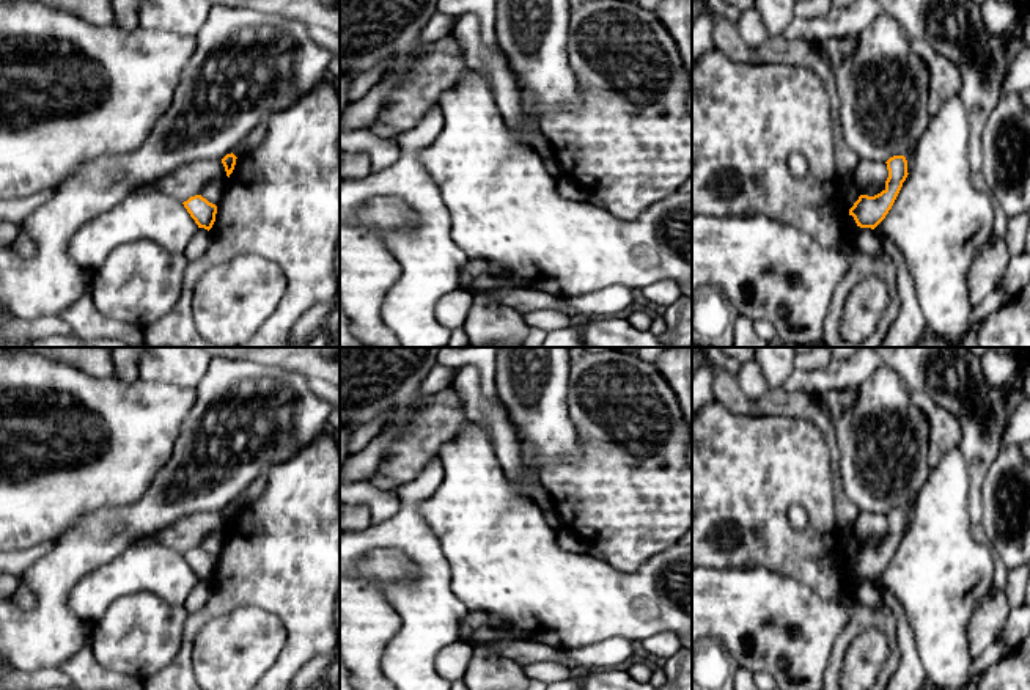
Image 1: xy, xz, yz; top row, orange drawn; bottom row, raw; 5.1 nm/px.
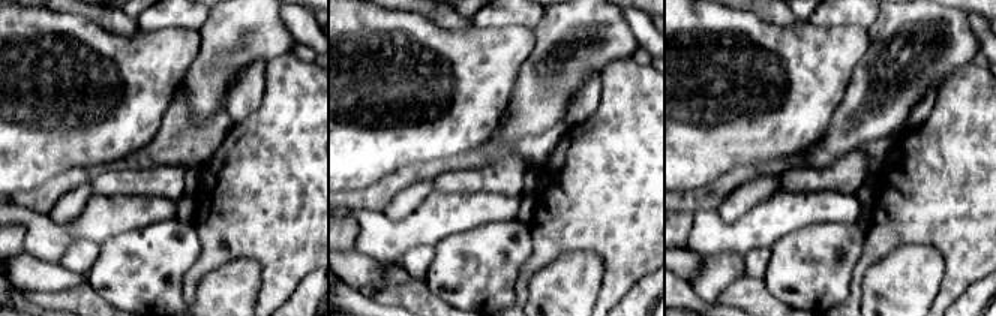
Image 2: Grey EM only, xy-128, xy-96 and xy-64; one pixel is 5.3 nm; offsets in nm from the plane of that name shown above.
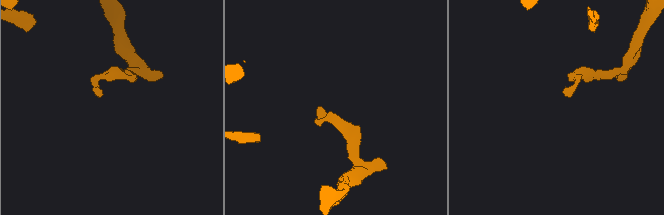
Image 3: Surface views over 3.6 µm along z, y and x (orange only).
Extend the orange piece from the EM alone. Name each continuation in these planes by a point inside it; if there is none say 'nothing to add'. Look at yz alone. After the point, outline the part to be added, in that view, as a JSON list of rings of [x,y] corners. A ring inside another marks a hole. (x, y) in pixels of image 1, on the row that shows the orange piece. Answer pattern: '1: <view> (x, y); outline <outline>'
nothing to add

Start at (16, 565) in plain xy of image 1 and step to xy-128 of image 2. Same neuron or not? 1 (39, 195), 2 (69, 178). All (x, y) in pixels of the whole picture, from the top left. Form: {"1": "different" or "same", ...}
{"1": "same", "2": "same"}

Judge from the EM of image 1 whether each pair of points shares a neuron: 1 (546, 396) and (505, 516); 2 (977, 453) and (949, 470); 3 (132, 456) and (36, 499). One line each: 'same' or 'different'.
1: different
2: different
3: same

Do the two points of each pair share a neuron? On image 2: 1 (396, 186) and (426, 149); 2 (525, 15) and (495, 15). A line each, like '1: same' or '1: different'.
1: different
2: same

